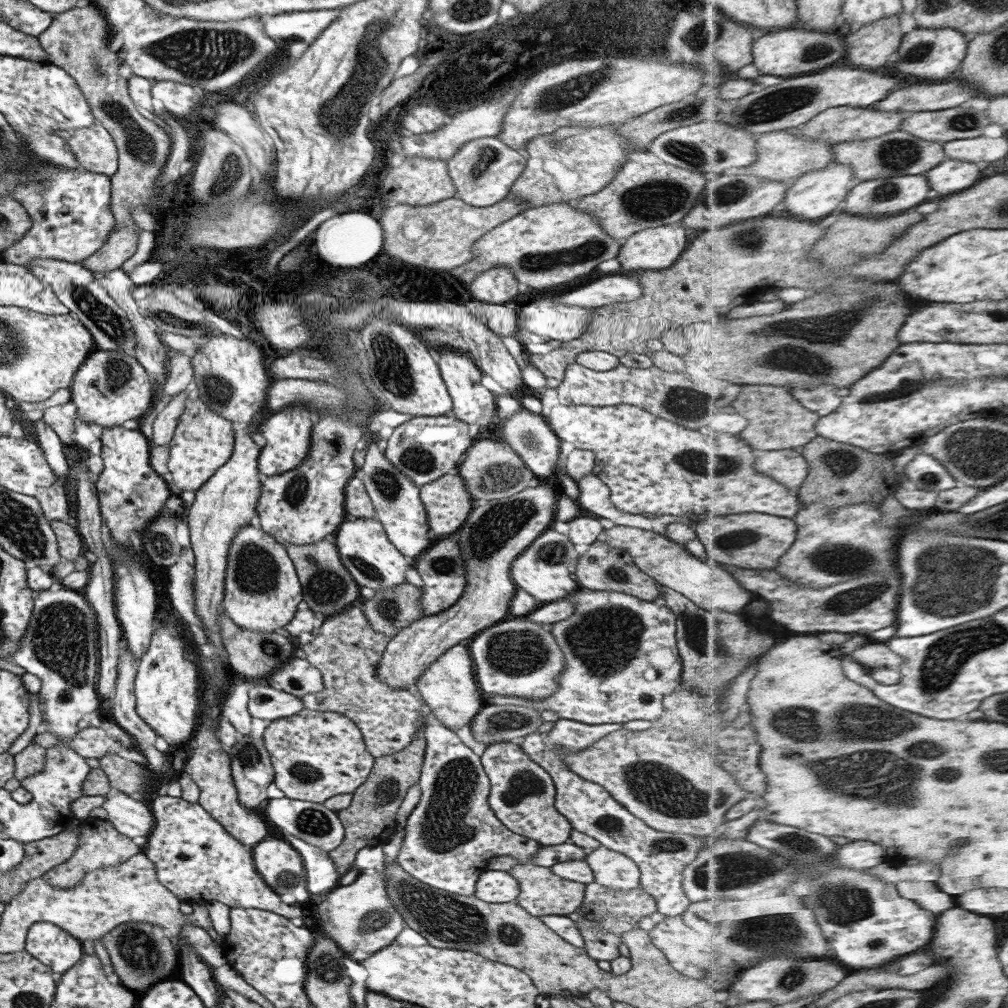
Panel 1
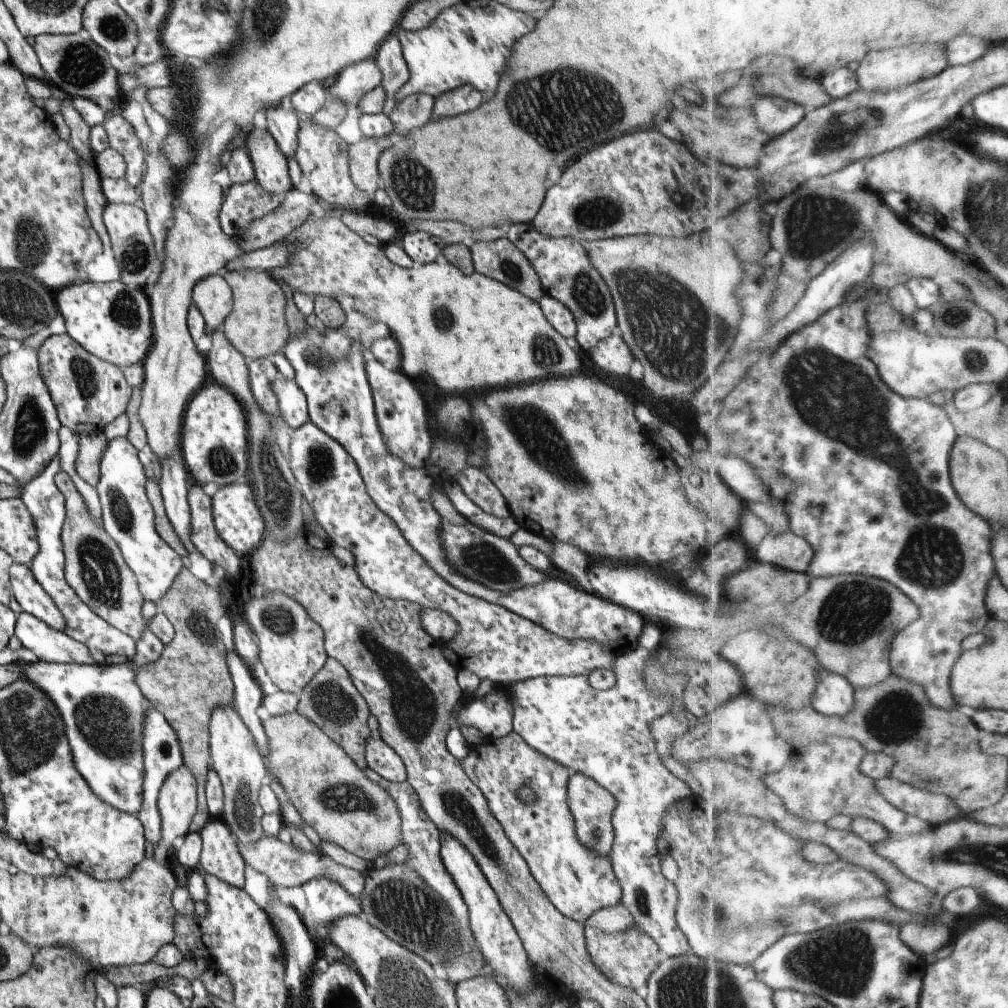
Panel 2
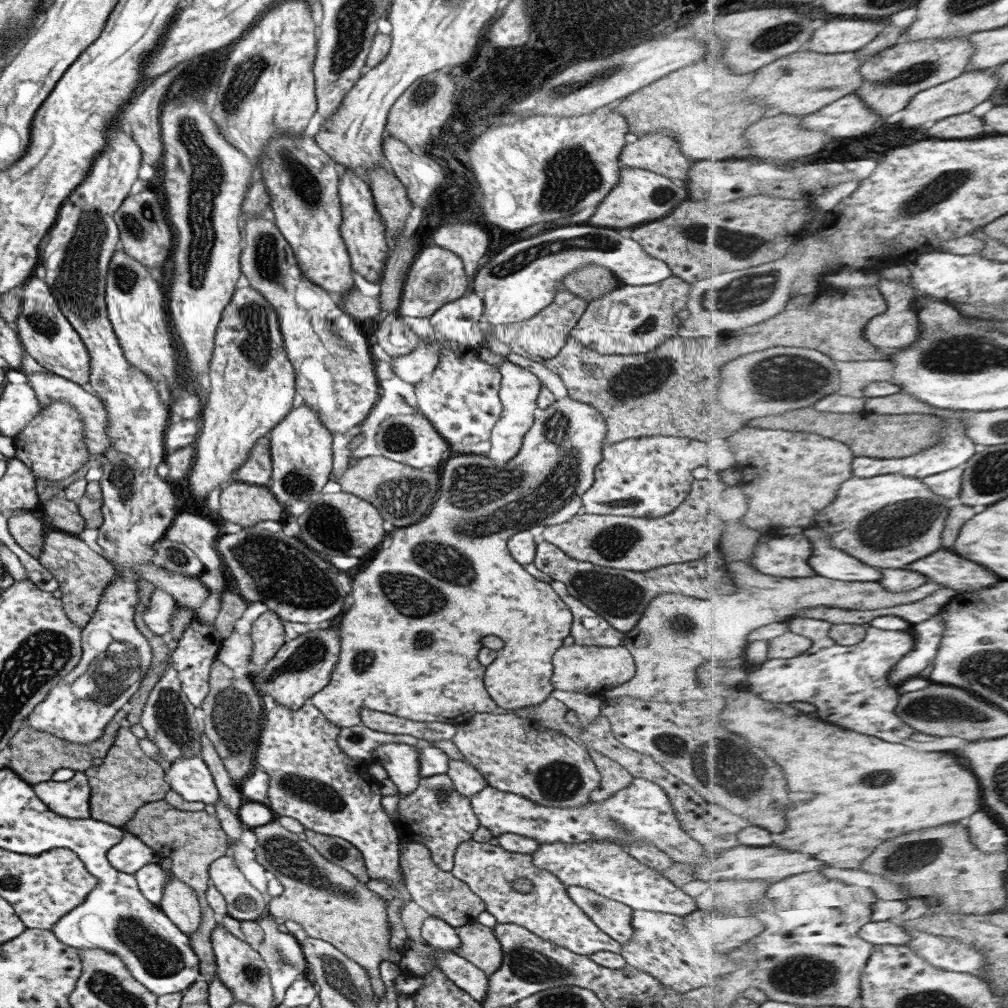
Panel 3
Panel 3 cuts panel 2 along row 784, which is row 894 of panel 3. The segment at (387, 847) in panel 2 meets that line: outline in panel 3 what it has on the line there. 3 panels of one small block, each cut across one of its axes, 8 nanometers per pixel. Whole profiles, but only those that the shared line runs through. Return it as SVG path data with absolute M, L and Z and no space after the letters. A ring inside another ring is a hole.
M277 818L254 828L258 840L258 847L254 849L256 862L278 878L284 892L281 896L270 898L267 902L267 910L274 918L286 918L301 924L306 937L318 938L319 940L332 944L336 949L343 952L348 958L360 964L367 970L368 978L371 978L372 988L375 992L376 1000L386 998L386 985L379 972L380 963L388 960L397 963L401 960L401 952L392 950L390 941L390 926L388 922L388 912L386 912L386 902L368 890L367 884L360 883L356 876L348 873L343 867L336 866L328 862L308 841L301 840L296 833L288 831L282 827Z

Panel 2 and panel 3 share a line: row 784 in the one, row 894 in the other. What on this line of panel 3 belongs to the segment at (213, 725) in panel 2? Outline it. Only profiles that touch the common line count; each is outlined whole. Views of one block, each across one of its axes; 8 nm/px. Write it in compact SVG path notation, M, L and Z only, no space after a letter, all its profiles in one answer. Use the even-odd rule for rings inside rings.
M232 848L226 854L214 860L209 869L209 878L216 890L224 896L227 903L227 915L241 921L258 921L267 913L267 902L256 887L244 877L236 867Z

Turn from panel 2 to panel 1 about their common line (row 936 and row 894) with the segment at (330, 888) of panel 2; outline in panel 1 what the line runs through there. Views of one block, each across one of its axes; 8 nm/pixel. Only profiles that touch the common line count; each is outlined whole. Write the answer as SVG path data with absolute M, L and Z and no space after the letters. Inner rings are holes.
M283 834L282 838L288 841L302 857L306 870L306 890L310 895L319 895L322 892L329 894L340 886L340 875L328 852L292 834Z

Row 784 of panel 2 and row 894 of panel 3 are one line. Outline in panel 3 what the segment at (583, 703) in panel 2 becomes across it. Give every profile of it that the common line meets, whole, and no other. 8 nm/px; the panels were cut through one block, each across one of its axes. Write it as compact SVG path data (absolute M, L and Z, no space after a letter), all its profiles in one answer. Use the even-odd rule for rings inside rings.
M586 841L578 845L543 844L531 855L533 856L532 866L558 878L564 888L580 886L584 890L592 890L604 898L610 898L628 906L634 912L675 914L697 921L706 916L703 899L696 889L685 893L680 887L669 882L660 872L640 864L627 852L626 847L614 841Z

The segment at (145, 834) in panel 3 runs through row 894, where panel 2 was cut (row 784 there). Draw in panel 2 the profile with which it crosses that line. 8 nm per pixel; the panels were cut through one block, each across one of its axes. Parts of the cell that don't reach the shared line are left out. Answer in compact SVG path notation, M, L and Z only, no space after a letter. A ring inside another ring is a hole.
M185 567L180 570L176 580L172 582L172 588L168 590L168 594L164 594L164 598L160 598L160 600L162 602L158 602L158 609L170 620L175 636L170 644L163 646L160 658L156 662L148 664L148 666L142 666L136 672L134 680L136 680L136 686L140 688L140 692L148 701L148 704L156 708L158 712L162 712L168 720L168 724L172 726L172 730L176 732L180 752L182 752L183 765L192 772L192 778L196 780L197 784L197 812L189 831L200 833L211 819L207 808L207 799L205 798L205 785L210 768L209 730L212 710L216 706L228 706L228 704L234 702L233 681L228 667L228 649L224 646L223 639L220 637L216 626L216 622L225 614L224 606L222 606L220 594L208 584L198 580Z

